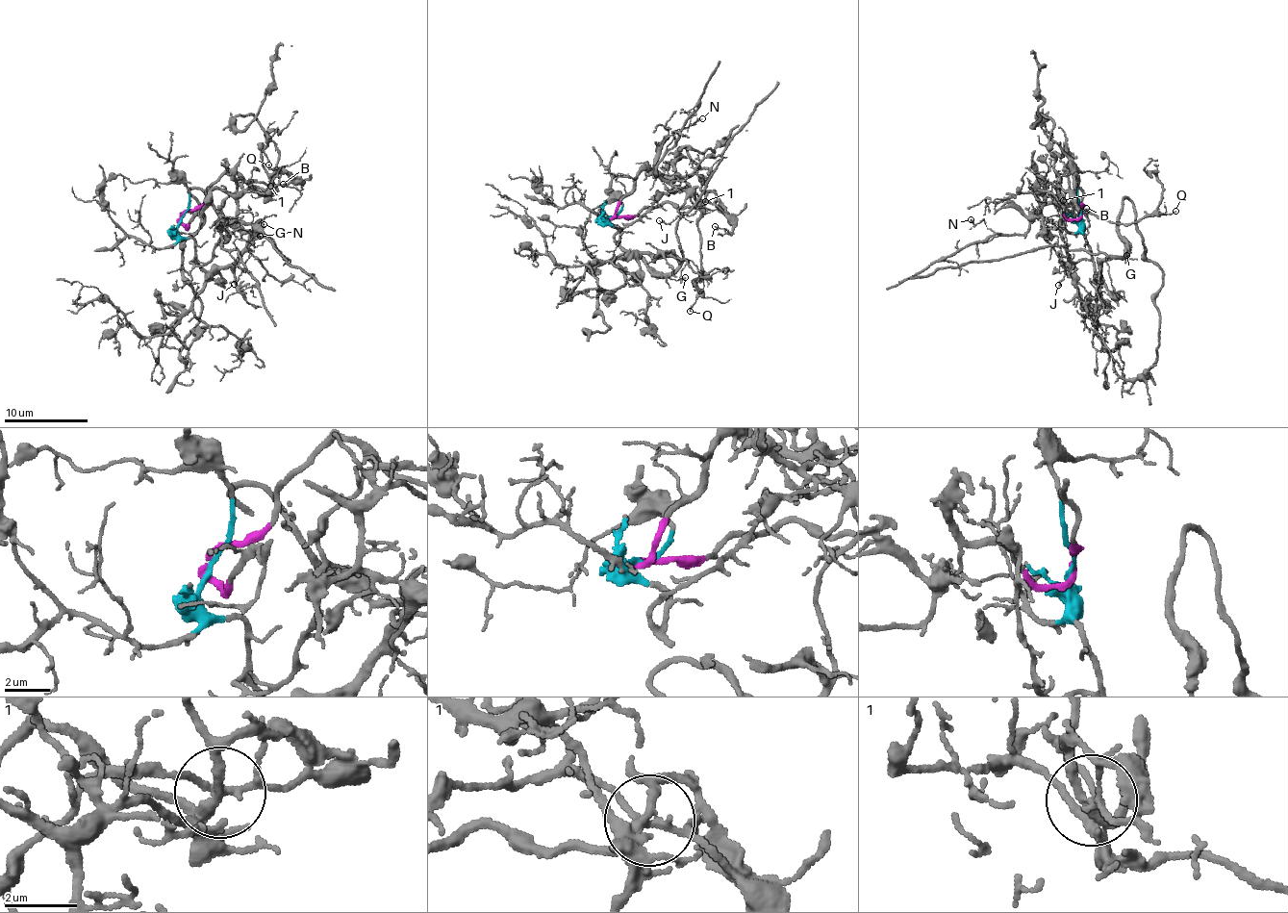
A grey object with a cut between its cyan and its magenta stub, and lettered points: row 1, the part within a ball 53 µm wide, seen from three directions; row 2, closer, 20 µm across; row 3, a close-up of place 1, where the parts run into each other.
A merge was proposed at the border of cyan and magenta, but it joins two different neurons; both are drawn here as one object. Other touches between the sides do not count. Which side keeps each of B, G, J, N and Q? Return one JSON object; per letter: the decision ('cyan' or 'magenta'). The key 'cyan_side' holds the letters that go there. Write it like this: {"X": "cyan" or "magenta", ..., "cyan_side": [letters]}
{"B": "cyan", "G": "cyan", "J": "magenta", "N": "magenta", "Q": "magenta", "cyan_side": ["B", "G"]}

